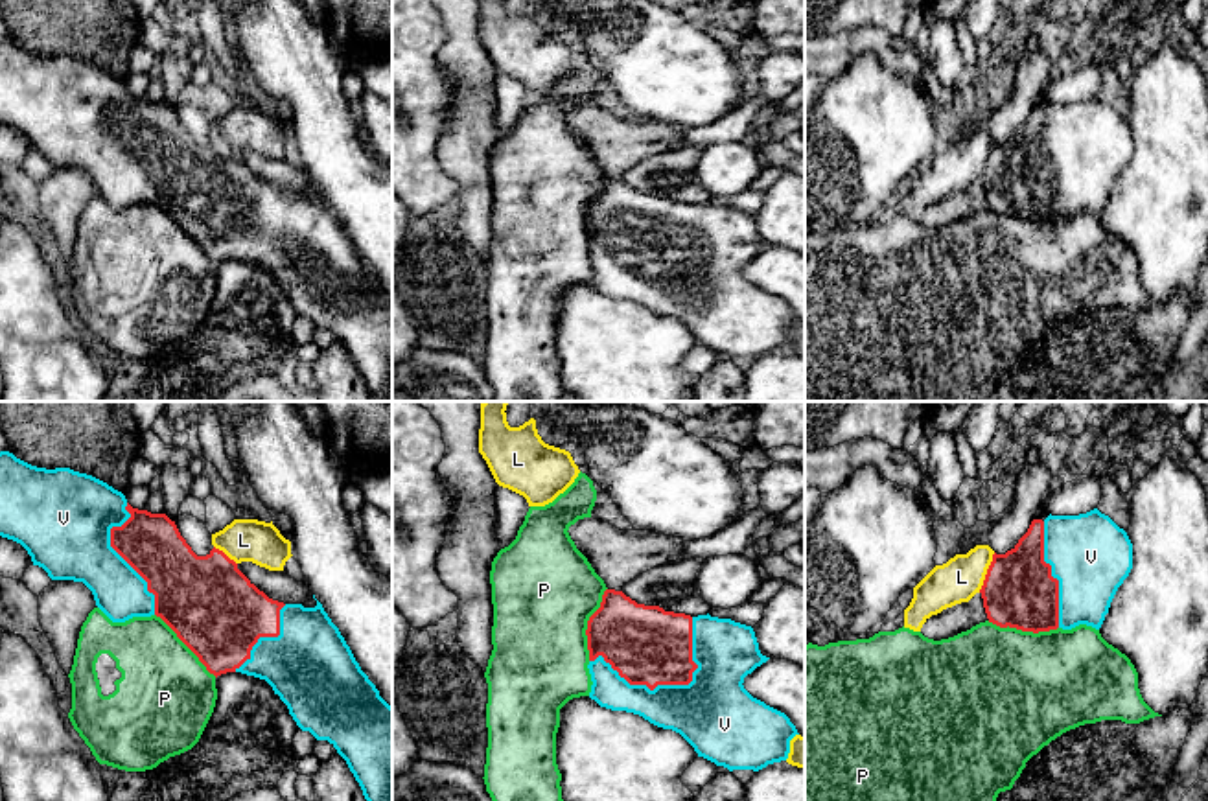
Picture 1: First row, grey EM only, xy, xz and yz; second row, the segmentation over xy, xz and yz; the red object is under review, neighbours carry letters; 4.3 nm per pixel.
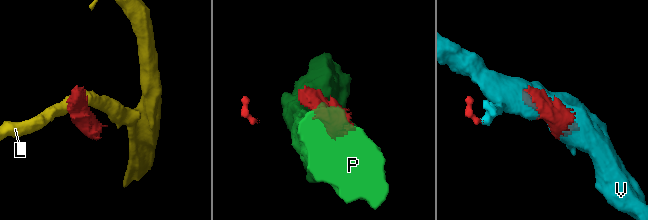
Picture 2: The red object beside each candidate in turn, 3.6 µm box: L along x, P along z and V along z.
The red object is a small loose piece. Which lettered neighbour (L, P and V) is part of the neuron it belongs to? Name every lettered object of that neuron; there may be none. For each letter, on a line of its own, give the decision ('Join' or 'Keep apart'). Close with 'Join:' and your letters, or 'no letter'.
L: Keep apart
P: Keep apart
V: Join
Join: V

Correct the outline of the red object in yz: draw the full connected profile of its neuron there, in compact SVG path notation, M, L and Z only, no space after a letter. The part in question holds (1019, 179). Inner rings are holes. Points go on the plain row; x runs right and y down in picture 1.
M1098 96L1079 103L1033 107L1028 120L1005 142L993 142L980 177L989 210L1022 219L1072 217L1079 212L1101 215L1110 190L1132 157L1132 131L1123 116Z

